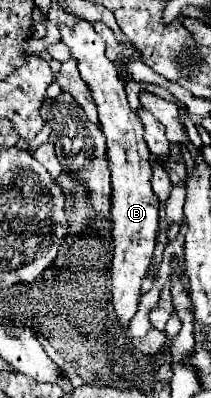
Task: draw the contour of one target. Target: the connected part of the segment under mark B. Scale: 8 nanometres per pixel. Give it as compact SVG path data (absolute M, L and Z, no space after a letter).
M78 19L74 27L60 27L62 43L70 47L72 57L78 61L78 71L88 83L94 103L98 105L102 133L106 137L106 157L112 171L112 239L114 239L114 257L112 257L112 291L118 291L118 299L112 299L116 317L122 329L128 329L130 319L138 311L140 303L140 285L146 277L148 265L156 247L158 233L158 209L160 203L150 187L150 149L144 141L144 125L136 117L136 109L128 105L126 85L118 75L116 65L104 55L104 39L94 33L94 27L88 21Z

